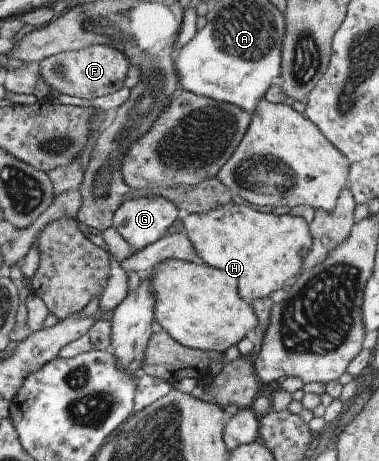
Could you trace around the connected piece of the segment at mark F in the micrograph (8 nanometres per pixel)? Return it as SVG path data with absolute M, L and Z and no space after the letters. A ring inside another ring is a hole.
M107 43L95 44L80 50L61 52L39 62L40 75L46 85L60 94L81 99L97 99L122 89L129 71L130 61L125 53Z

